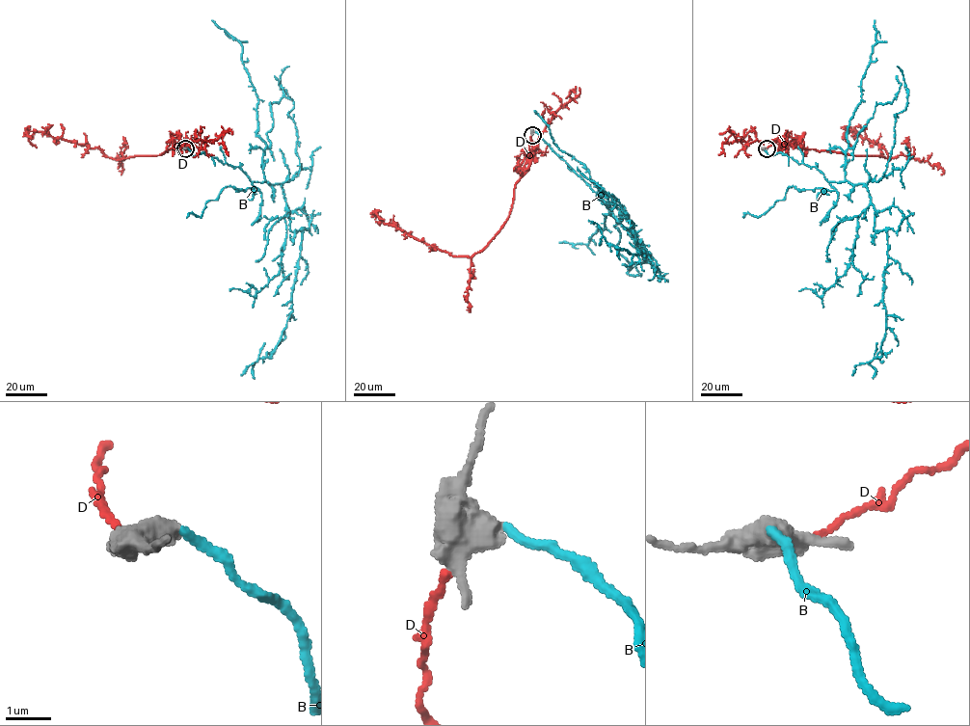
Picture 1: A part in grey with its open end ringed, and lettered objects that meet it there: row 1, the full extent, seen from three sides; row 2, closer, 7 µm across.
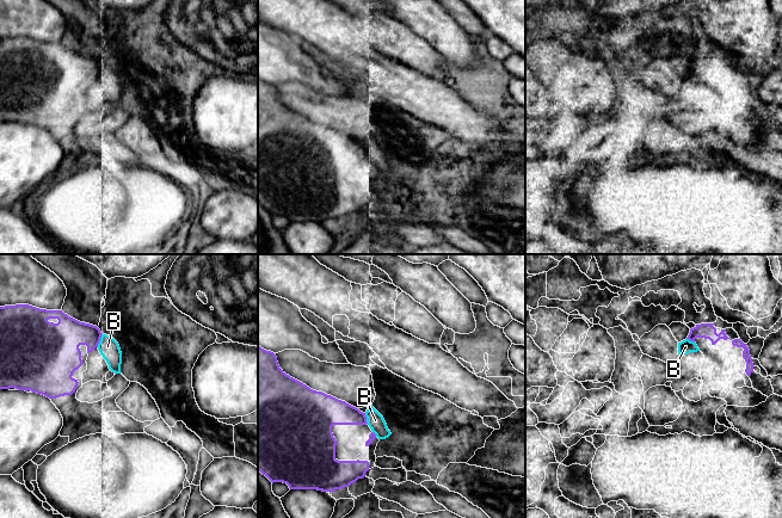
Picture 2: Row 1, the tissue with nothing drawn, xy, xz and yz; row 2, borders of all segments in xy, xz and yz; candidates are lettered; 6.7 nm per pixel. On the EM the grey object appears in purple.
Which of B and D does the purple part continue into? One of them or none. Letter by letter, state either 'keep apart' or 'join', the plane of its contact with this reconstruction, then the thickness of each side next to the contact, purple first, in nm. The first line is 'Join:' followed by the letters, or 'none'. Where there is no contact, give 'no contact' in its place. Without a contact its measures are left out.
Join: none
B: keep apart | xy | 240/140 nm
D: keep apart | no contact

